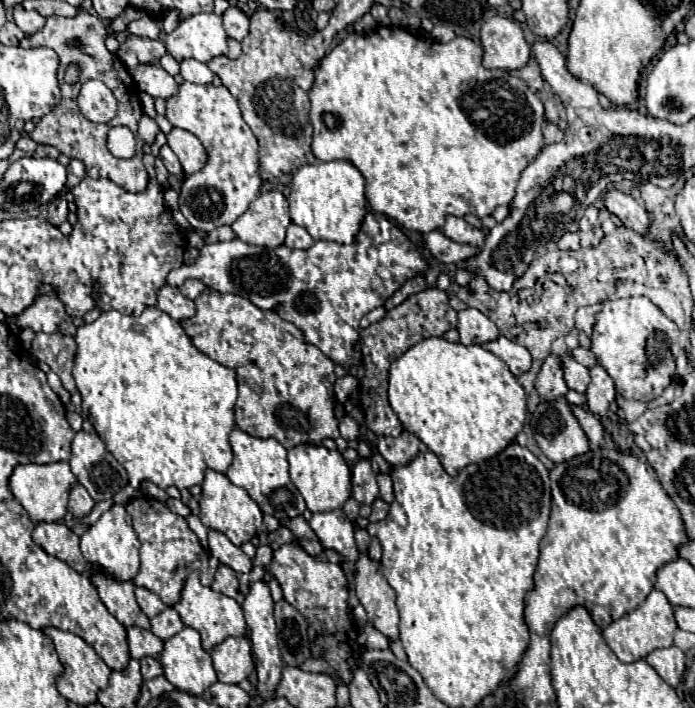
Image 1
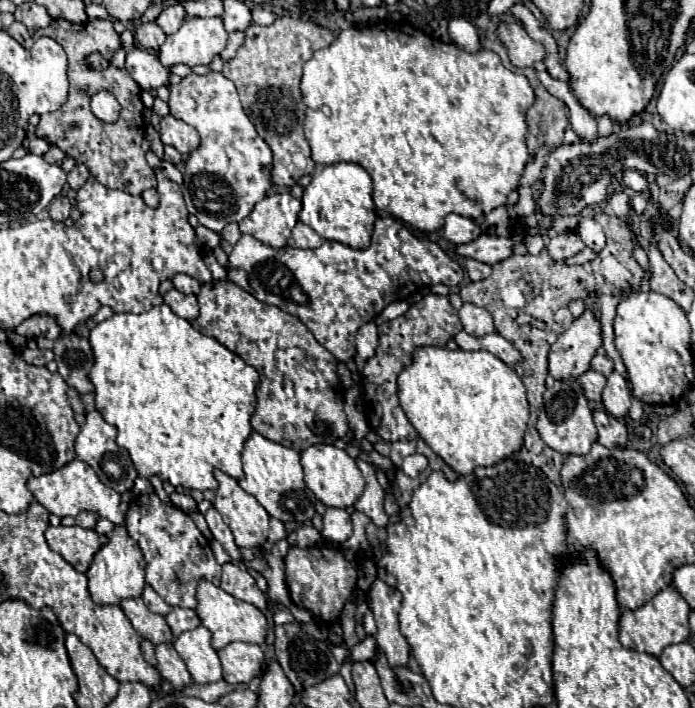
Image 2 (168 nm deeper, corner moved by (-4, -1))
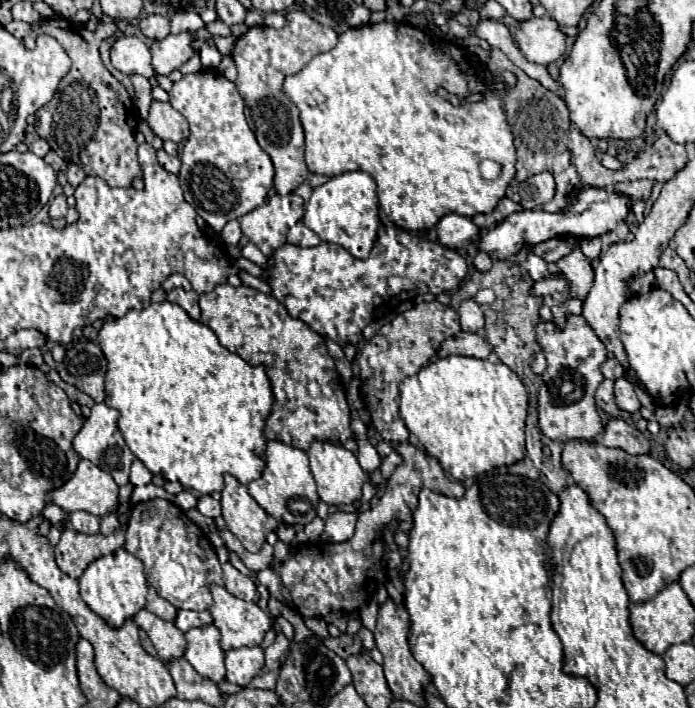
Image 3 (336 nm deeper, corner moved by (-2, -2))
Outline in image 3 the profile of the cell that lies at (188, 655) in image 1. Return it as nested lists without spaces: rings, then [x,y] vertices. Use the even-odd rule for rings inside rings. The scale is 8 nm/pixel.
[[[216,626],[190,628],[186,632],[188,648],[184,658],[198,674],[212,682],[224,680],[224,650],[220,648],[220,630]]]

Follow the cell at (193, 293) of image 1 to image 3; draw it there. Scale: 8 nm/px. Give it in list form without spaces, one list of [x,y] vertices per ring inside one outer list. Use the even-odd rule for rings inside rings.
[[[172,274],[164,284],[162,284],[162,288],[166,290],[166,292],[170,292],[170,290],[174,290],[174,288],[184,288],[184,290],[190,290],[190,282],[182,276],[182,274]]]

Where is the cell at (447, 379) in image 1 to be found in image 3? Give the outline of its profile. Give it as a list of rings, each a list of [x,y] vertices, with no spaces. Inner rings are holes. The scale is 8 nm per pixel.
[[[448,356],[424,366],[418,374],[400,384],[400,420],[418,438],[424,450],[436,458],[454,480],[466,480],[498,466],[510,466],[524,458],[524,422],[528,414],[528,394],[520,378],[502,362],[492,364],[480,358]]]

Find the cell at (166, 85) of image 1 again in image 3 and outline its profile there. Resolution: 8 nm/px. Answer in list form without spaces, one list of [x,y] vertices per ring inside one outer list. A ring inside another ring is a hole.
[[[138,36],[116,38],[110,48],[112,64],[124,74],[142,74],[146,78],[154,76],[150,64],[150,50]]]

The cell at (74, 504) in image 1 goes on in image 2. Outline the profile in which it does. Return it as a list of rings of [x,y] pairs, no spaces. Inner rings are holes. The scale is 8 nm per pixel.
[[[80,511],[80,513],[76,515],[76,525],[86,527],[86,529],[92,529],[98,519],[100,519],[100,515],[94,513],[94,511]]]

